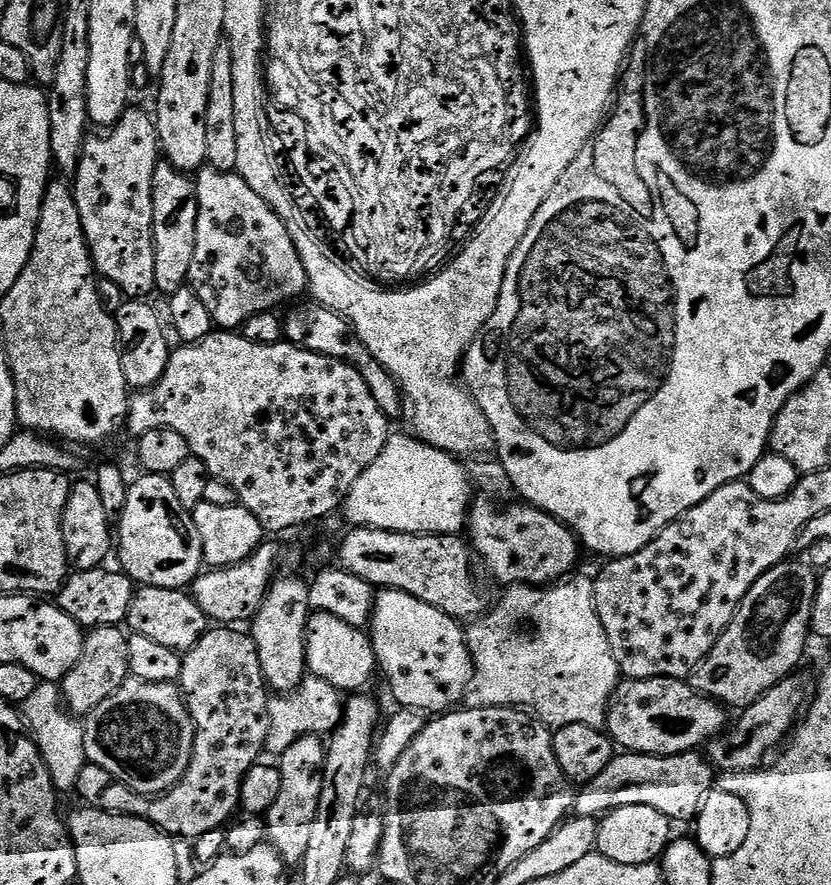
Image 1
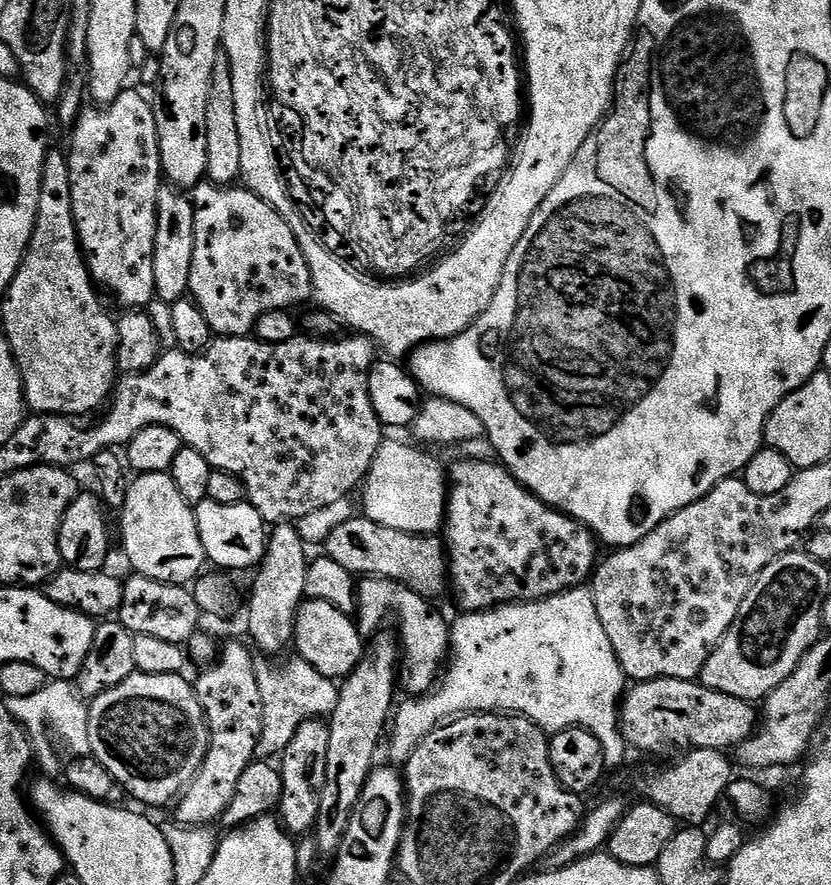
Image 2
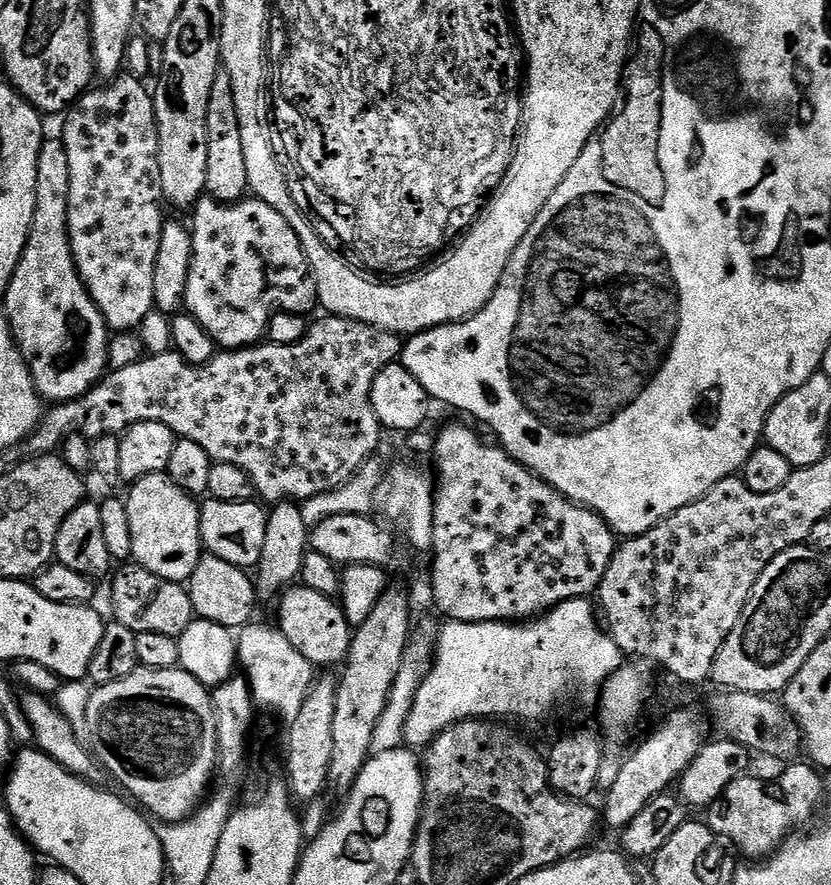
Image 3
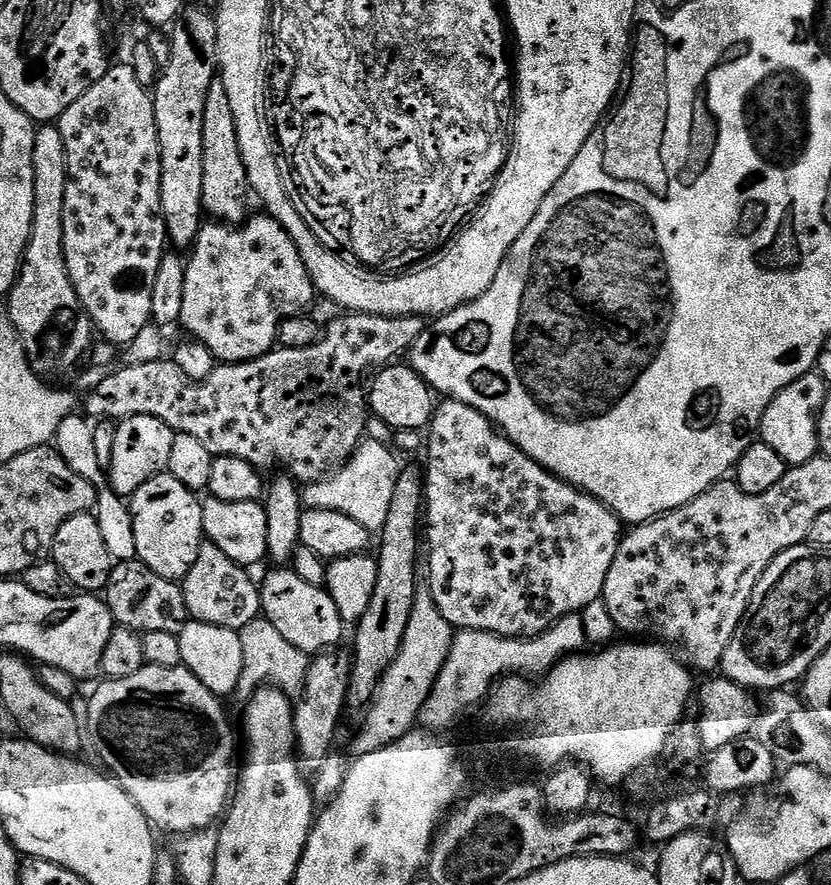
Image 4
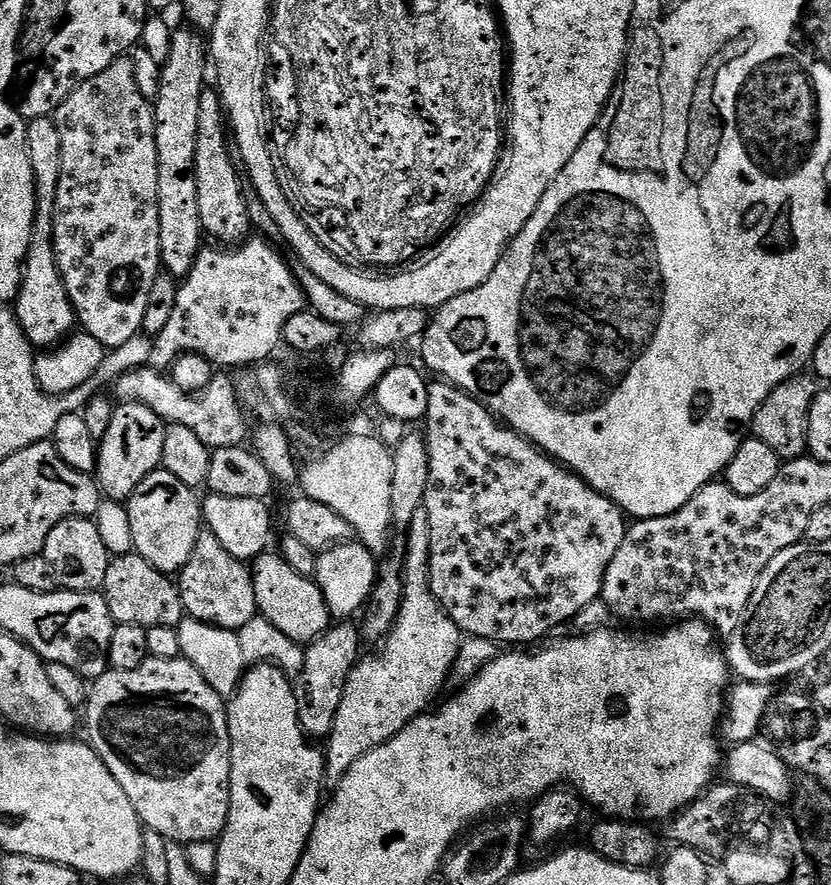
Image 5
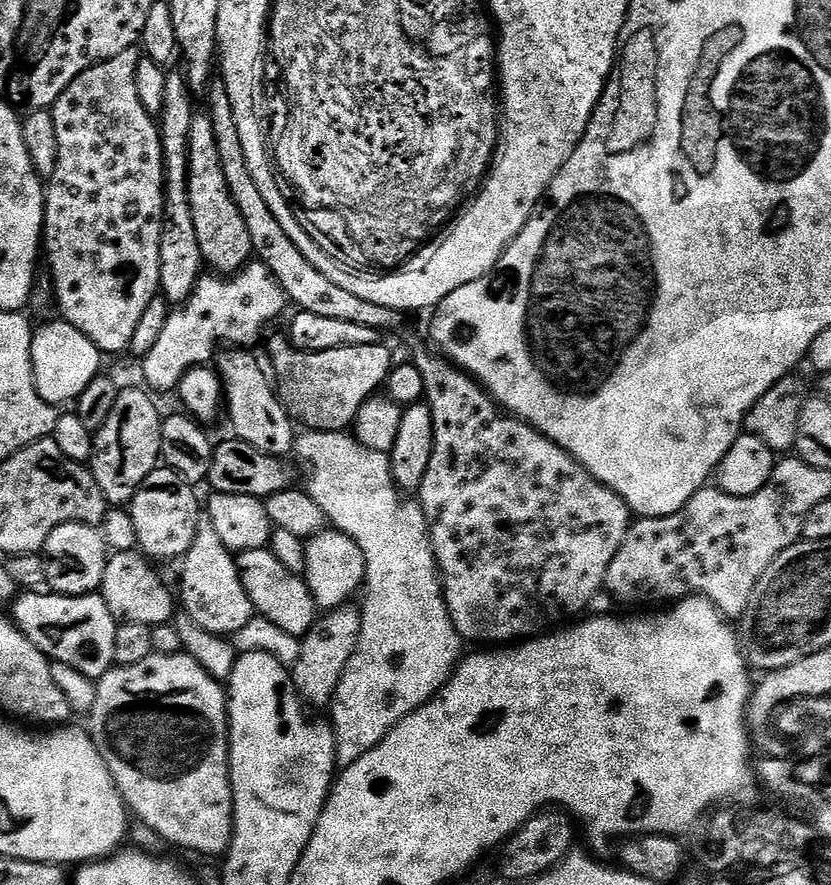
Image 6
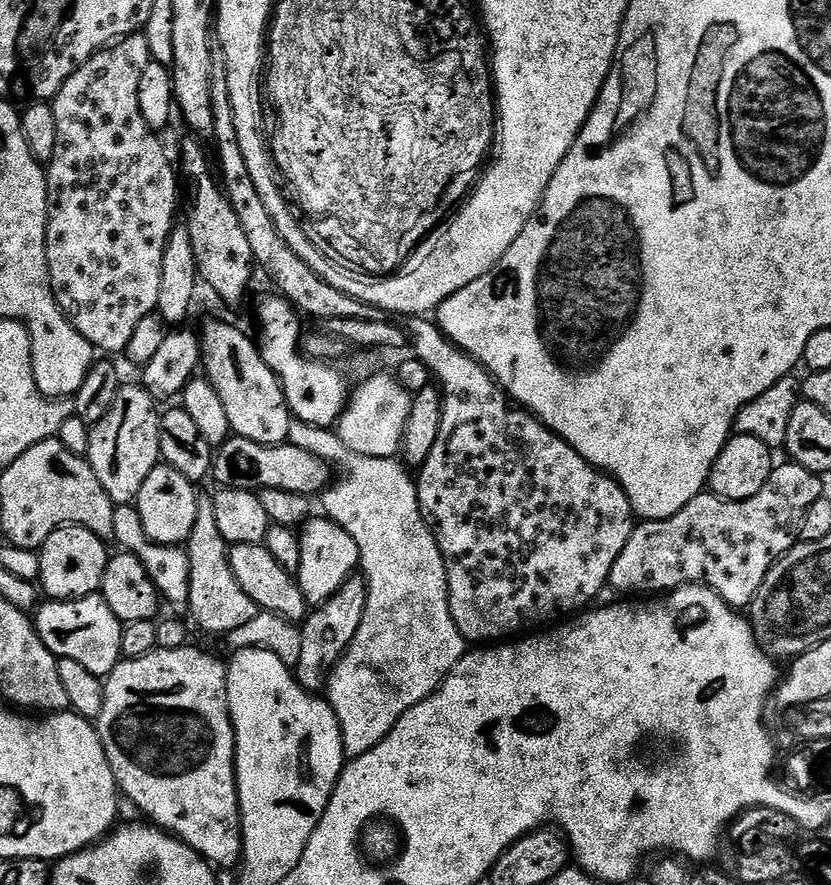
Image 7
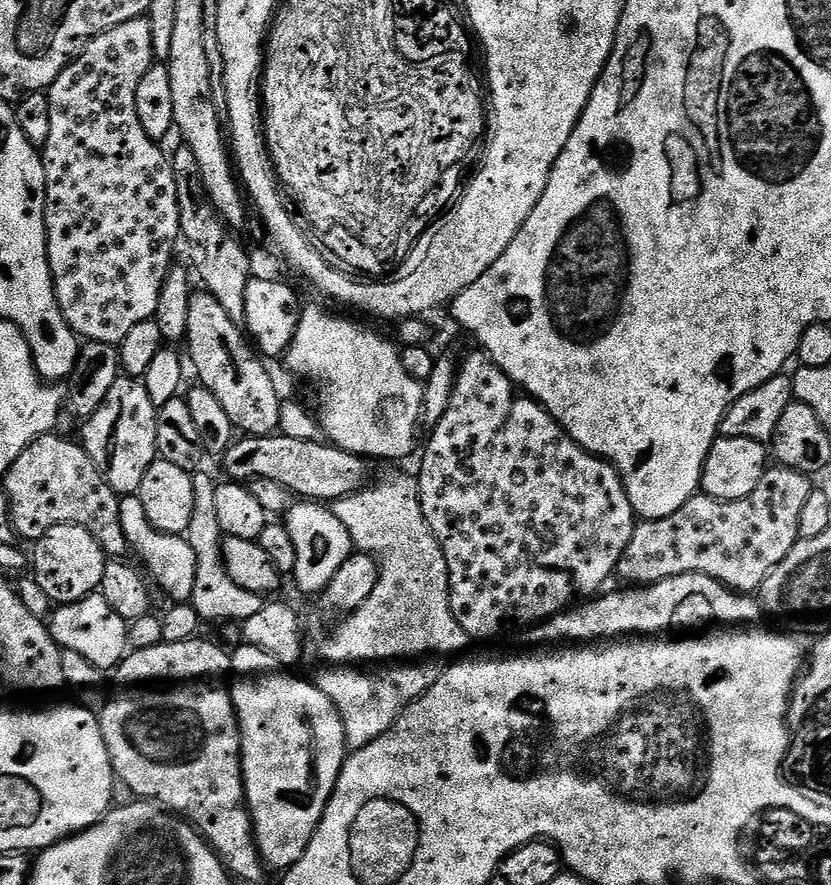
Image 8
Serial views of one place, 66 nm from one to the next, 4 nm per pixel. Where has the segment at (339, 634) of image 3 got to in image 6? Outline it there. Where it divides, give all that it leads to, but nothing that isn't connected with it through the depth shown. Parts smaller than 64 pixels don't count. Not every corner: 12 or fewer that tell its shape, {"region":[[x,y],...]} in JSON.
{"region":[[271,547],[235,557],[255,615],[302,638],[318,609]]}

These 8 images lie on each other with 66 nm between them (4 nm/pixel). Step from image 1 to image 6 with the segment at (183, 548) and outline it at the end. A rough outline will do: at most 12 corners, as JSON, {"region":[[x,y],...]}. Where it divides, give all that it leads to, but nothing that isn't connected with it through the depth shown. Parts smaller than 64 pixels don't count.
{"region":[[154,469],[130,505],[139,551],[188,553],[202,515],[197,489]]}

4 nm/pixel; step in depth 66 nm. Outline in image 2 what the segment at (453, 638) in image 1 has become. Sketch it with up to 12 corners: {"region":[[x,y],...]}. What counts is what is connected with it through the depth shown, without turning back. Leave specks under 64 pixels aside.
{"region":[[398,580],[356,586],[361,633],[400,619],[398,684],[413,697],[436,687],[450,624]]}

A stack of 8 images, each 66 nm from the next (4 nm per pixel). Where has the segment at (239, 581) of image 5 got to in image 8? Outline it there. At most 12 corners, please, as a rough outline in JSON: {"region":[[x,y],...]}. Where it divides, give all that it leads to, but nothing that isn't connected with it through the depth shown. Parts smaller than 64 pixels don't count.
{"region":[[192,475],[185,539],[197,577],[190,603],[201,621],[243,622],[265,597],[230,582],[215,507],[217,481]]}

